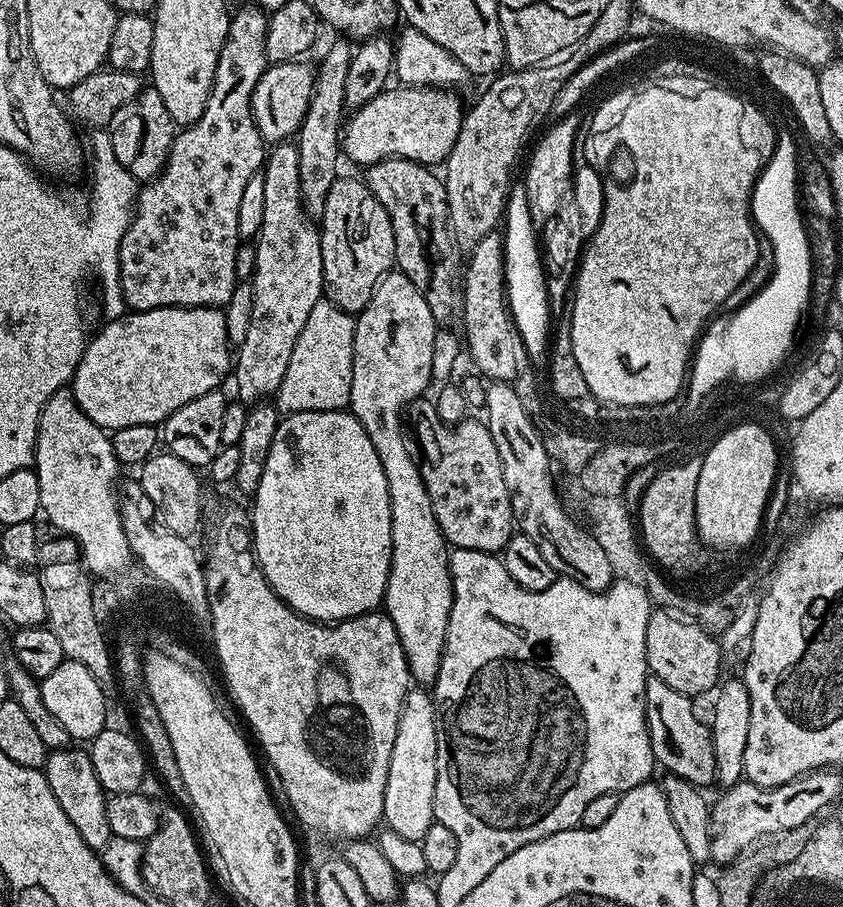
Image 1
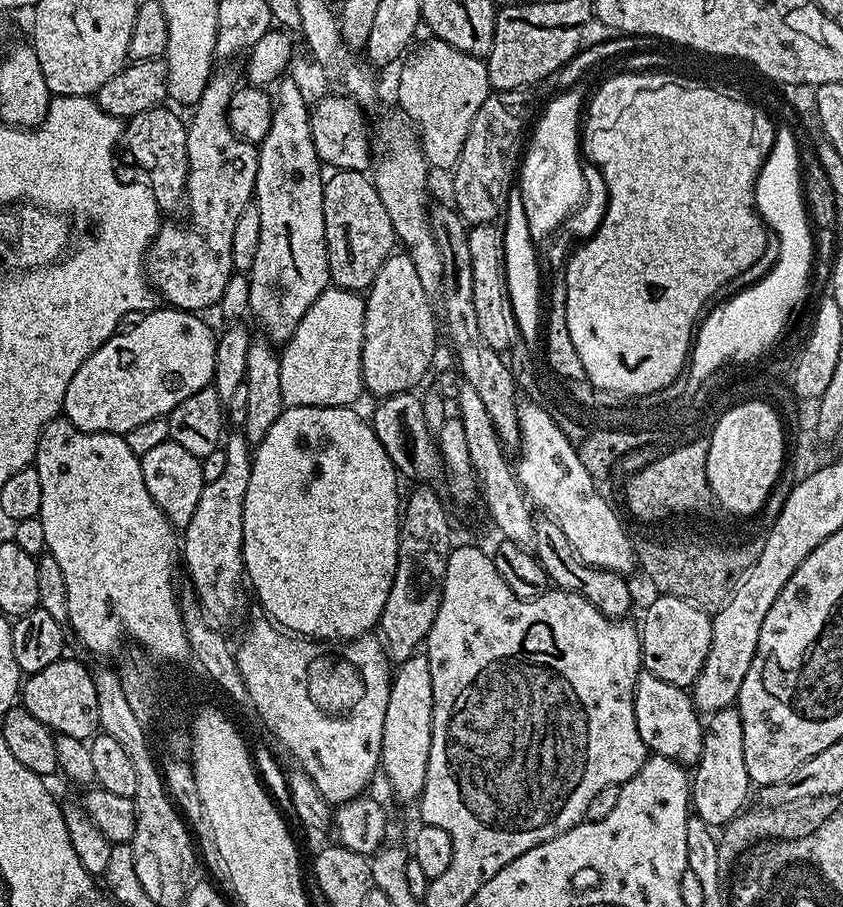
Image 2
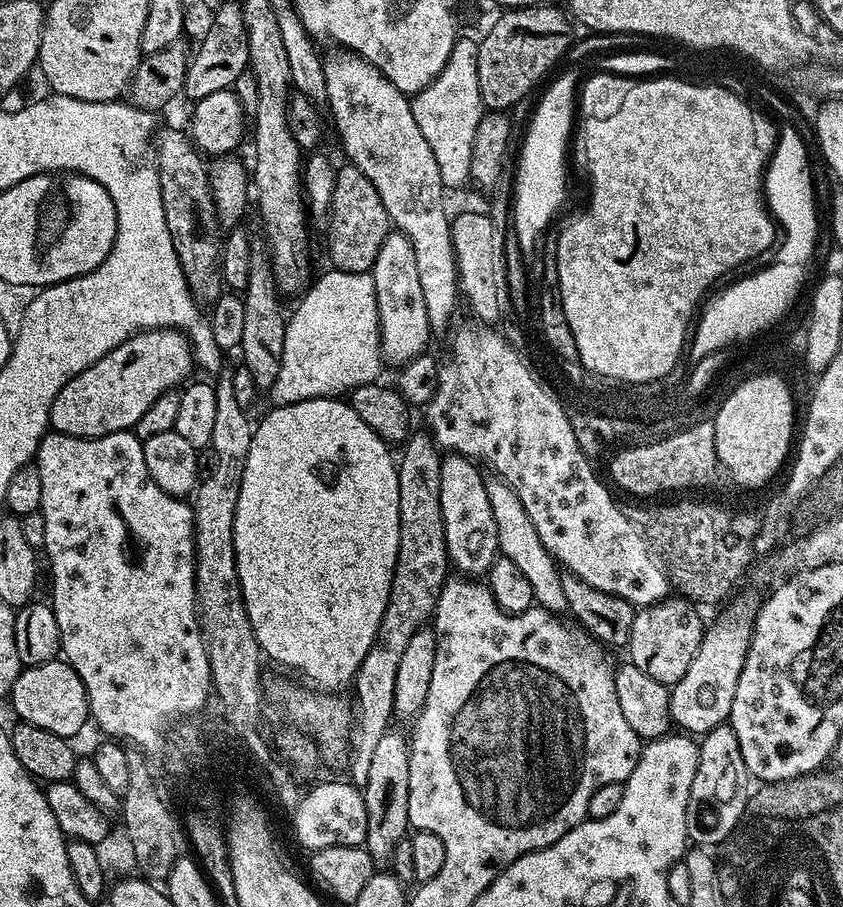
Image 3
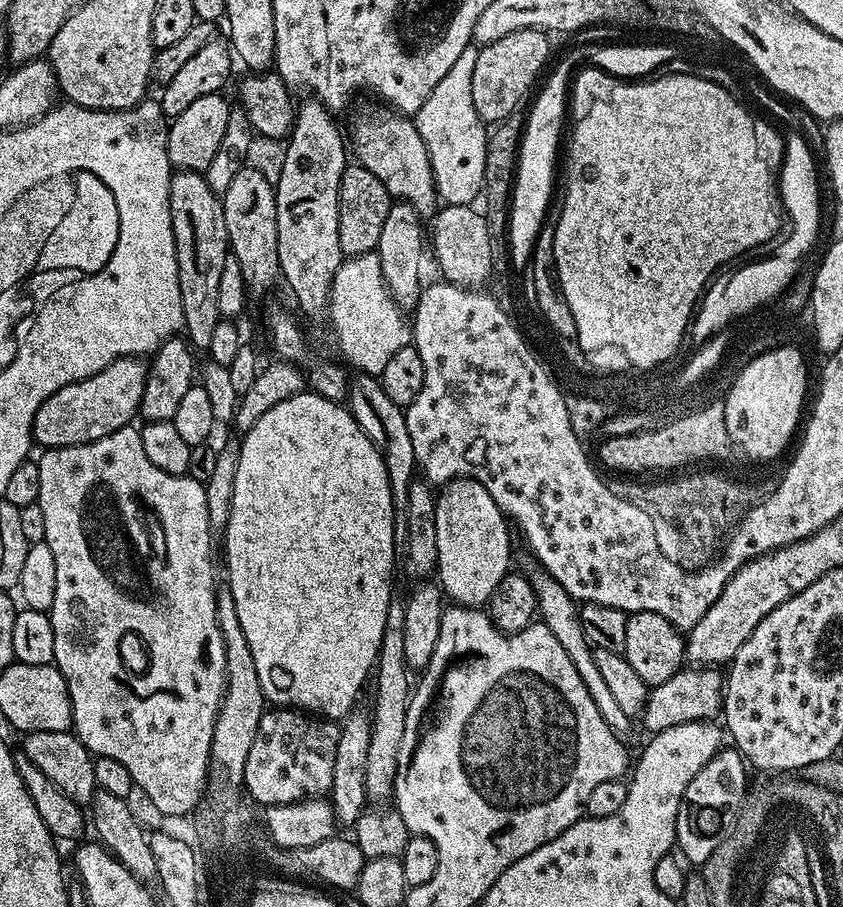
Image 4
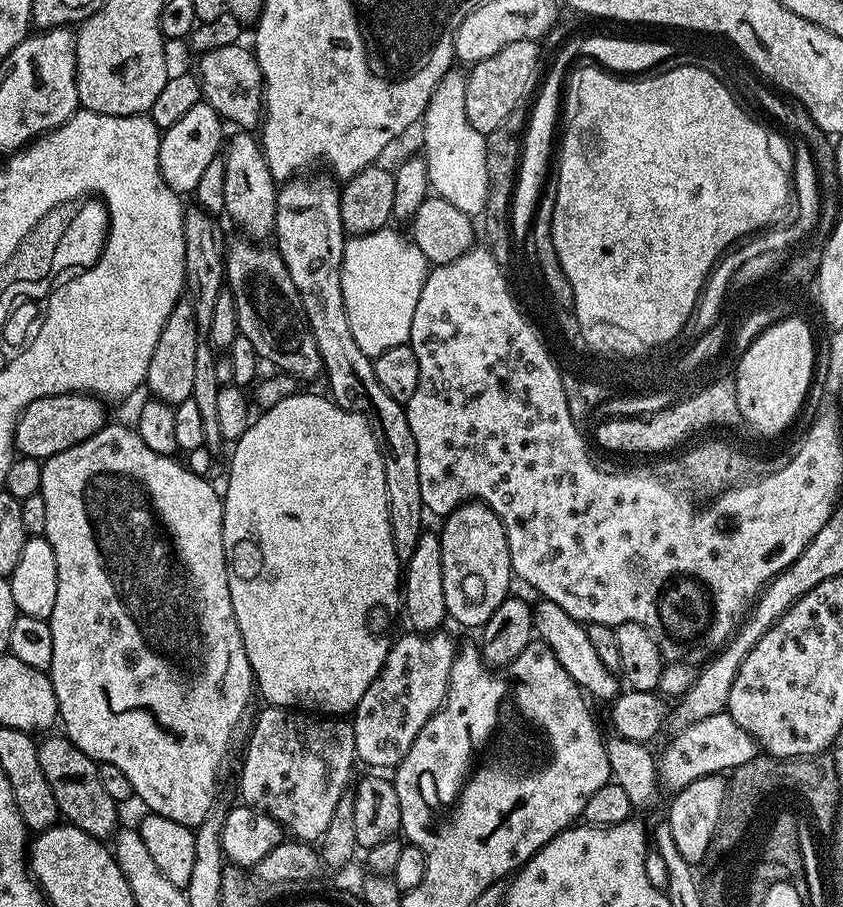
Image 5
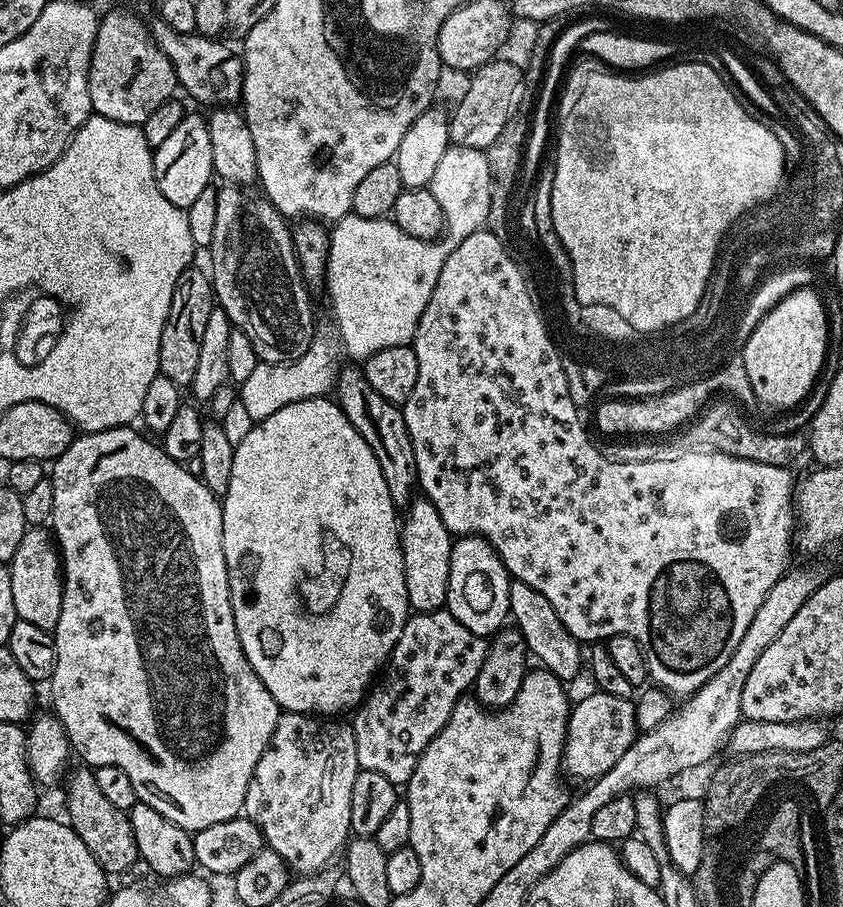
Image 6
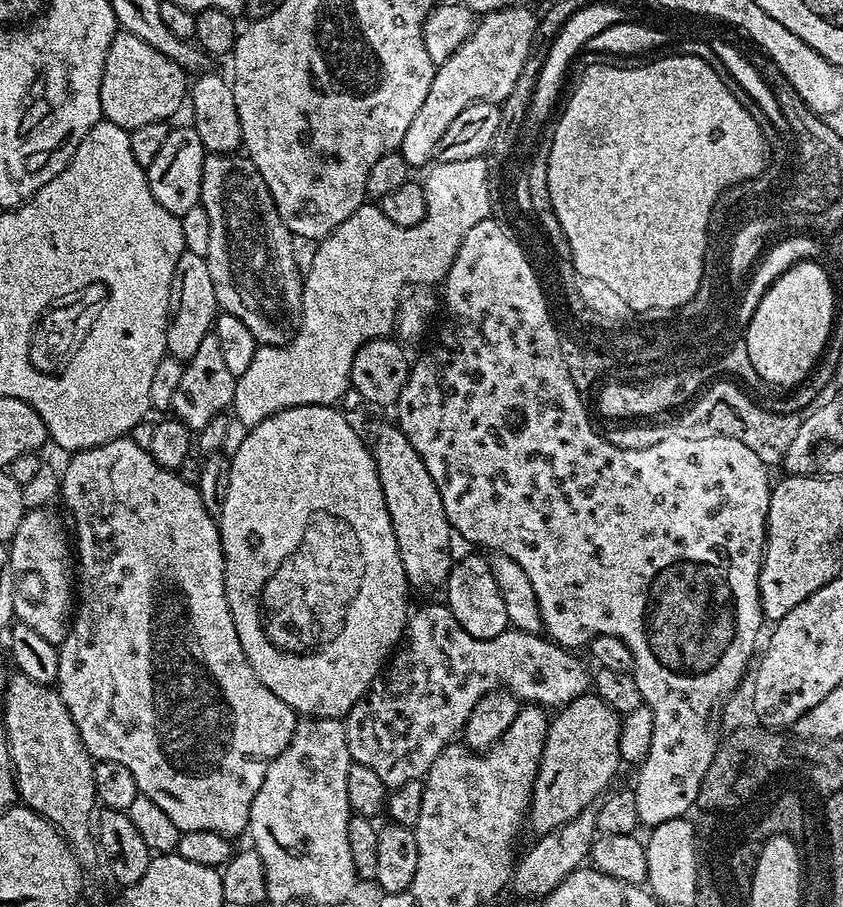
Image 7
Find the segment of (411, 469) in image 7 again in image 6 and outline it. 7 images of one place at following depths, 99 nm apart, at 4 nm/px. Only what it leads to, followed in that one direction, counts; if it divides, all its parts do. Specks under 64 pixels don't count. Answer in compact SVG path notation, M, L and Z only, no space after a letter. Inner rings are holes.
M413 499L404 513L400 530L400 545L404 555L408 606L413 613L435 612L443 609L448 599L450 550L454 537L446 530L446 522L442 522L438 510L434 510L429 500Z

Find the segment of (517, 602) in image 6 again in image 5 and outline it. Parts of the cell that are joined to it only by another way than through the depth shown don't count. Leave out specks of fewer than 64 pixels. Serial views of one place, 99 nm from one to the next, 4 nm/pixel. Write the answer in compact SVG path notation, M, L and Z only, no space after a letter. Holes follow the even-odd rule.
M543 598L537 599L537 601L532 609L532 623L539 643L546 645L552 651L554 658L558 658L558 662L562 662L562 668L566 670L566 674L570 674L570 678L574 678L578 687L593 701L595 701L594 699L605 700L605 702L615 700L622 691L621 681L618 679L617 673L606 670L606 666L598 658L598 653L594 651L594 645L588 637L587 627L579 620L570 618L570 614L566 614L566 610L562 610L562 606Z

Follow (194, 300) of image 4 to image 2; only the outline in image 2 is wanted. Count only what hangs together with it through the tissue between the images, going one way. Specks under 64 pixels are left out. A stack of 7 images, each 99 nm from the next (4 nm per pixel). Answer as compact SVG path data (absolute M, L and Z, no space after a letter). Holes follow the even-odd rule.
M168 106L159 108L150 108L142 110L140 114L134 114L128 117L122 128L122 148L132 155L132 160L145 172L146 183L151 188L156 205L159 206L161 213L168 214L176 207L183 205L186 200L188 190L188 129L185 121L179 120L174 113L168 109Z

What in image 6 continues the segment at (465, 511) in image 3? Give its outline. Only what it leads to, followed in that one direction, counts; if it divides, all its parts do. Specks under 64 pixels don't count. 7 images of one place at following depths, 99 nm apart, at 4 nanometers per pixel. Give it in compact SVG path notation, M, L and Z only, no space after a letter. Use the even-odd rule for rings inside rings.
M483 536L455 537L450 550L447 612L454 614L466 630L488 638L505 627L510 616L509 606L510 577L492 543Z

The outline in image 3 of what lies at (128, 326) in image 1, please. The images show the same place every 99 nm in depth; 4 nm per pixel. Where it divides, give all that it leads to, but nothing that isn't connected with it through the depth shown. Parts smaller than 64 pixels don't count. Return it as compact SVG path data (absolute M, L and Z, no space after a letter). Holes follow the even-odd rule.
M175 328L137 332L62 386L50 410L51 431L89 437L135 429L138 418L154 406L162 393L179 389L189 379L192 368L192 346L183 332Z

